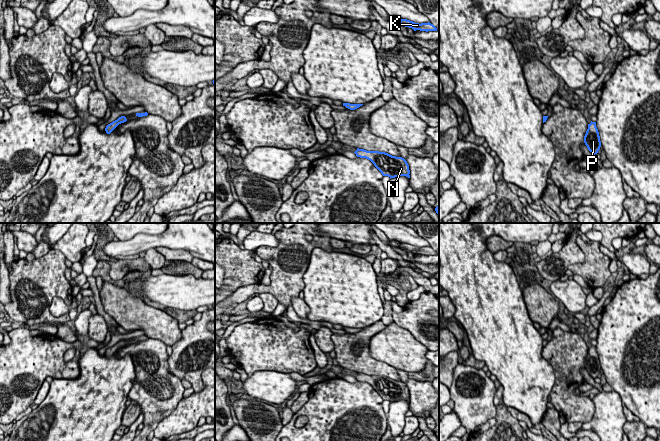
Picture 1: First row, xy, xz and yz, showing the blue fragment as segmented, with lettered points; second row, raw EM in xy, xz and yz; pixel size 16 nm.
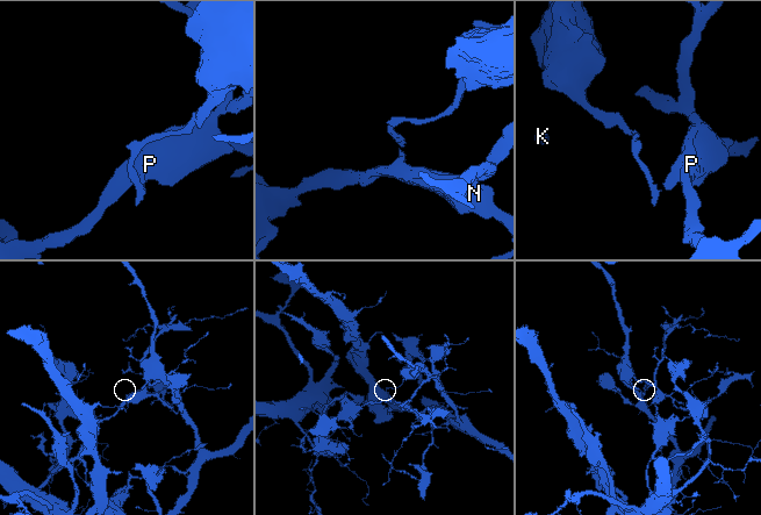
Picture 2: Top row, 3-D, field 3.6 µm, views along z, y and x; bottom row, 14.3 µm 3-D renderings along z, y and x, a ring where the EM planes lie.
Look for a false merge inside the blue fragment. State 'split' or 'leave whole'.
split

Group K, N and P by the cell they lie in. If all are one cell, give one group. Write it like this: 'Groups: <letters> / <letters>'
Groups: K / N P

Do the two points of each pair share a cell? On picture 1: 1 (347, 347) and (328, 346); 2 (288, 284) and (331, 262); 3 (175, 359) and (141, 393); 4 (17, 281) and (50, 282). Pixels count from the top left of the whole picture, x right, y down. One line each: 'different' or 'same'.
1: different
2: different
3: different
4: same

